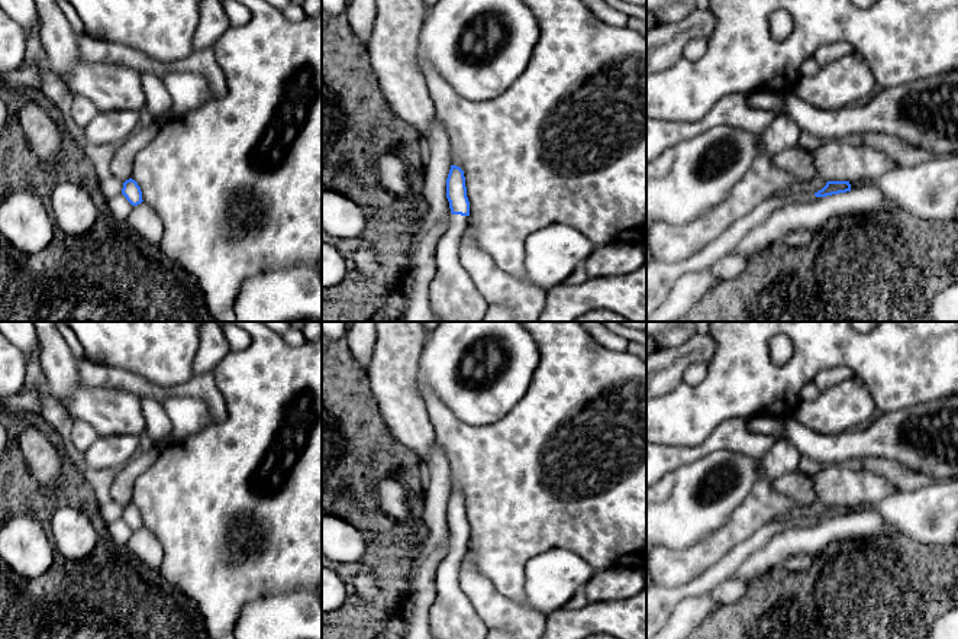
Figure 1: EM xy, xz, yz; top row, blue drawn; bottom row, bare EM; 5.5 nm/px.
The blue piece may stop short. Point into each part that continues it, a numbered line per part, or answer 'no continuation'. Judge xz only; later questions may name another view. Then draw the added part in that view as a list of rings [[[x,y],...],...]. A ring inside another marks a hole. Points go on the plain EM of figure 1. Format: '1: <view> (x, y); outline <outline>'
1: xz (451, 616); outline [[[452,539],[438,567],[436,596],[429,609],[435,639],[486,639],[490,632],[459,585],[461,562],[468,546],[470,540]]]

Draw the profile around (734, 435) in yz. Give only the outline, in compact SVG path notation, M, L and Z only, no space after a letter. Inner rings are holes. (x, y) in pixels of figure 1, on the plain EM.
M728 419L697 446L646 443L646 488L665 474L716 451L732 451L758 461L774 439L748 429L748 419Z

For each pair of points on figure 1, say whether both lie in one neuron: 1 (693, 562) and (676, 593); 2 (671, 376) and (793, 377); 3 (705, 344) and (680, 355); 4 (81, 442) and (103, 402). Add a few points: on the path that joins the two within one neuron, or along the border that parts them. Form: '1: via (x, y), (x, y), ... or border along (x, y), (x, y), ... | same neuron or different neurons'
1: border along (709, 567), (687, 583), (661, 587) | different neurons
2: border along (683, 383), (661, 396) | different neurons
3: via (699, 348), (686, 354) | same neuron
4: border along (73, 419), (89, 423), (100, 435) | different neurons

